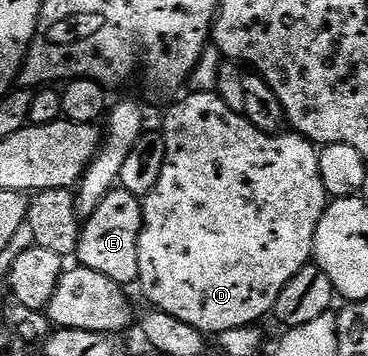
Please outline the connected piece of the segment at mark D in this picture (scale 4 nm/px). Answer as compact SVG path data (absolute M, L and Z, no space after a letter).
M189 92L189 97L181 96L177 105L168 109L164 117L164 142L166 143L166 163L162 167L162 175L158 175L158 183L154 183L154 191L143 198L144 226L138 239L138 289L144 292L153 310L174 315L174 319L182 319L182 323L190 323L199 333L219 335L234 327L246 327L263 322L263 317L273 312L278 303L278 295L282 295L282 287L302 271L304 265L313 260L314 235L318 231L318 223L324 210L330 204L328 192L324 189L320 174L320 155L317 146L306 137L295 131L287 131L281 137L271 137L263 133L245 114L236 113L220 98L219 93Z

